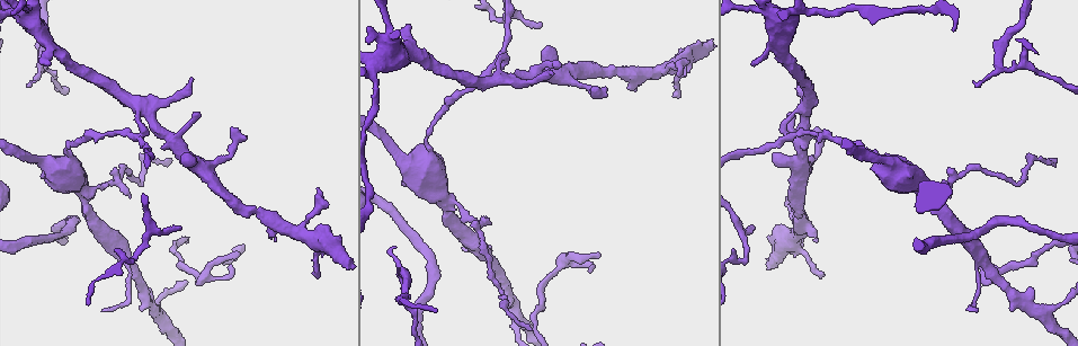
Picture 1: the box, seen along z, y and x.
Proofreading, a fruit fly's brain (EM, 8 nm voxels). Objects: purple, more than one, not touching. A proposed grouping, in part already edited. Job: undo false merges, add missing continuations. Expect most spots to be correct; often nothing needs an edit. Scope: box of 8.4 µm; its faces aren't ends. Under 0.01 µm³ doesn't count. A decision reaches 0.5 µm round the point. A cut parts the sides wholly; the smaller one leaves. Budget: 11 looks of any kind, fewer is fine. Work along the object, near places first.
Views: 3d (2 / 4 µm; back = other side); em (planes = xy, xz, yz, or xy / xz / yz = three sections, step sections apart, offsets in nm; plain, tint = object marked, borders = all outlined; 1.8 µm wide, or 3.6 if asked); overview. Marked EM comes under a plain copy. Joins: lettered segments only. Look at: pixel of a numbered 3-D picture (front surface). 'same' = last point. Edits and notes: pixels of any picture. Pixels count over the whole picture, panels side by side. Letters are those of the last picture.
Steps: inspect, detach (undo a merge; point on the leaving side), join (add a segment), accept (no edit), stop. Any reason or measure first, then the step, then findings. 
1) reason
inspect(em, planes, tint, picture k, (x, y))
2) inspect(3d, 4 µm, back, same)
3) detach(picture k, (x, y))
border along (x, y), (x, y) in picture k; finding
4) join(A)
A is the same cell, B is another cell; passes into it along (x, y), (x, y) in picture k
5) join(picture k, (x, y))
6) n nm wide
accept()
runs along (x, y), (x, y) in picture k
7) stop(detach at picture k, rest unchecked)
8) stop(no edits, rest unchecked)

sharp bend
inspect(em, 3.6 µm, planes, borders, picture 1, (36, 63))

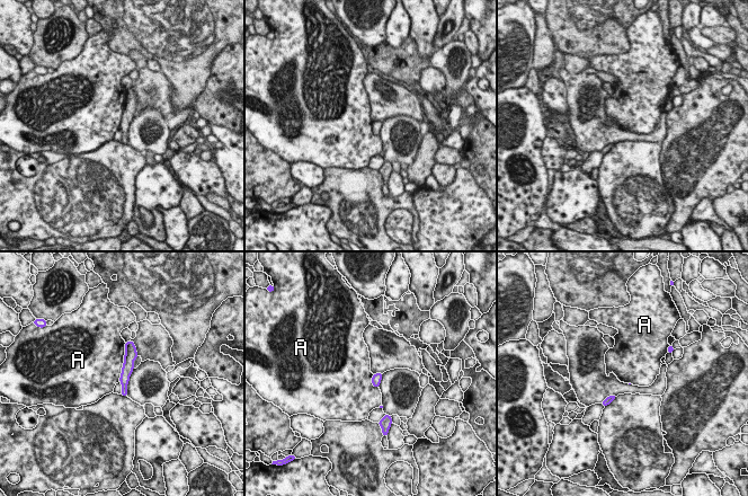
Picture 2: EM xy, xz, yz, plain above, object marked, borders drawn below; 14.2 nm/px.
A touches over 550 nm
accept()
A is another cell; runs along (128, 347), (124, 392) in picture 2; continuous, no second neuron

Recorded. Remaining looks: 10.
thin end
inspect(3d, 4 µm, picture 1, (750, 227))

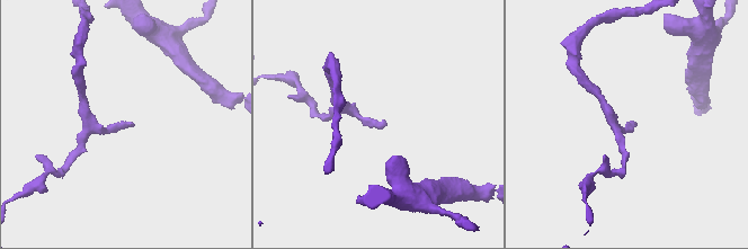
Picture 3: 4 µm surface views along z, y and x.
shape alone is not enough
inspect(em, planes, tint, picture 3, (384, 119))

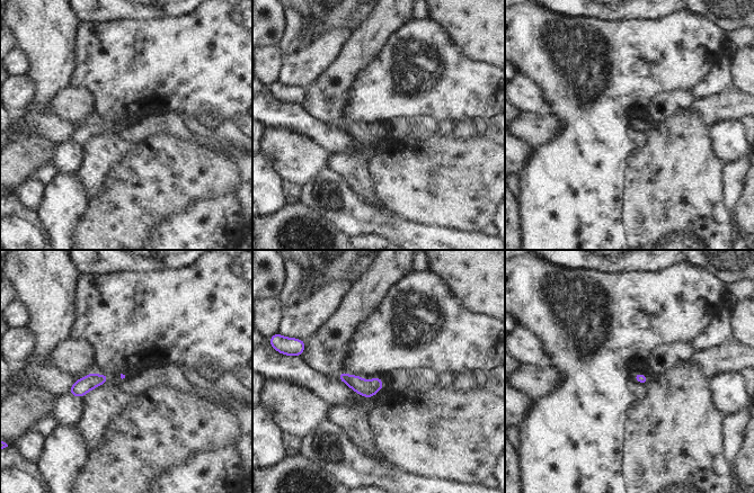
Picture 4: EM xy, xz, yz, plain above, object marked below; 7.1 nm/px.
inspect(em, planes, borders, same)

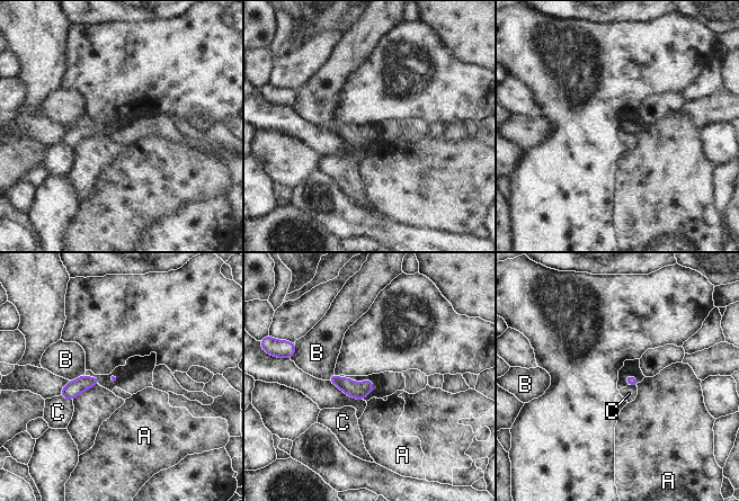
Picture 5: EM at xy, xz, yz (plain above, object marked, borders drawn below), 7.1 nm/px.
B touches over 130 nm
accept()
A, B and C are other cells; no lettered segment goes on from it

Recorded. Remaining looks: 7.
sudden change in width
inspect(3d, 2 µm, back, picture 1, (386, 60))

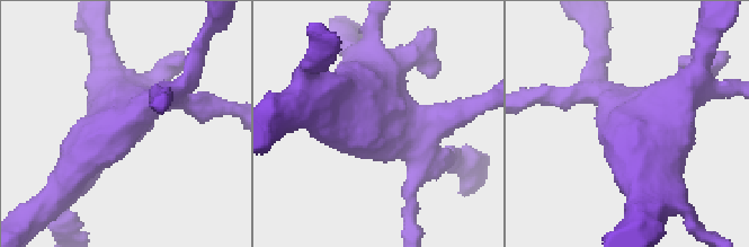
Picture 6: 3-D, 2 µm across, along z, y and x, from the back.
inspect(em, xy, step 16, tint, picture 6, (384, 123))

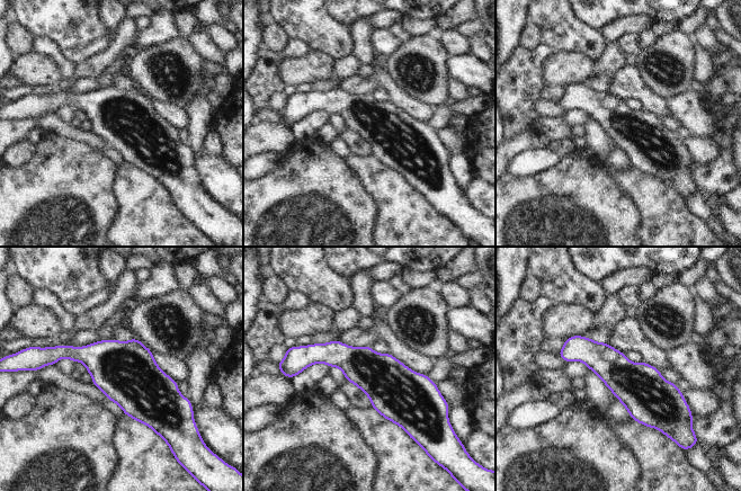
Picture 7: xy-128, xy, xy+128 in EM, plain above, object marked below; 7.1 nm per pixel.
inspect(em, planes, borders, same)

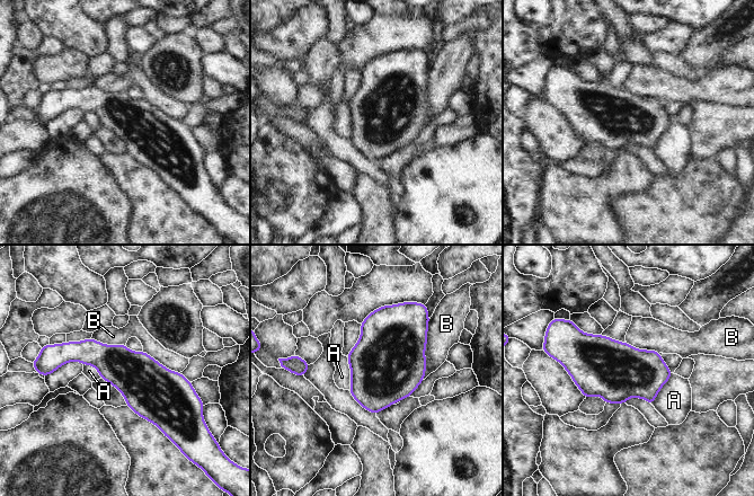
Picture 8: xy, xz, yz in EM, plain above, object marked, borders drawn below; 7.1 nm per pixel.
360 nm wide
accept()
A and B are other cells; border along (345, 356), (351, 374), (348, 390) in picture 8; one neuron here

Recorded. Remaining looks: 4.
branch stops here
inspect(em, 3.6 µm, planes, borders, picture 1, (129, 197))

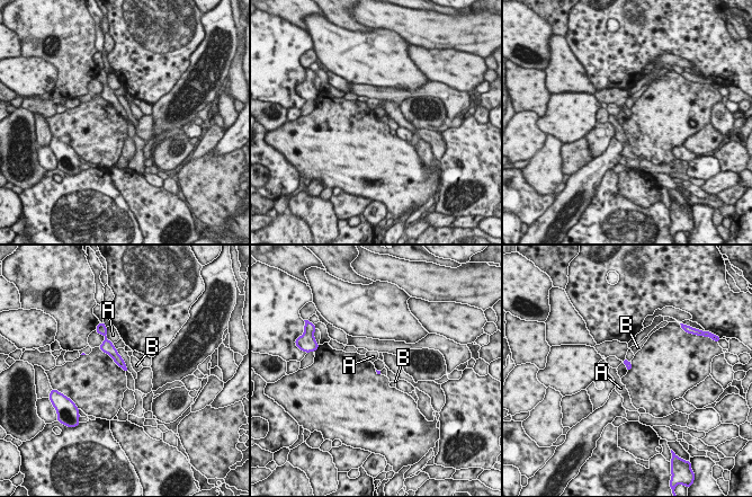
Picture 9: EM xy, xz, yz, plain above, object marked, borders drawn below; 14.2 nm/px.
accept()
A and B are other cells; border along (106, 336), (113, 344) in picture 9; no lettered segment goes on from it

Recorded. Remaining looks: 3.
stop(no edits, rest unchecked)

